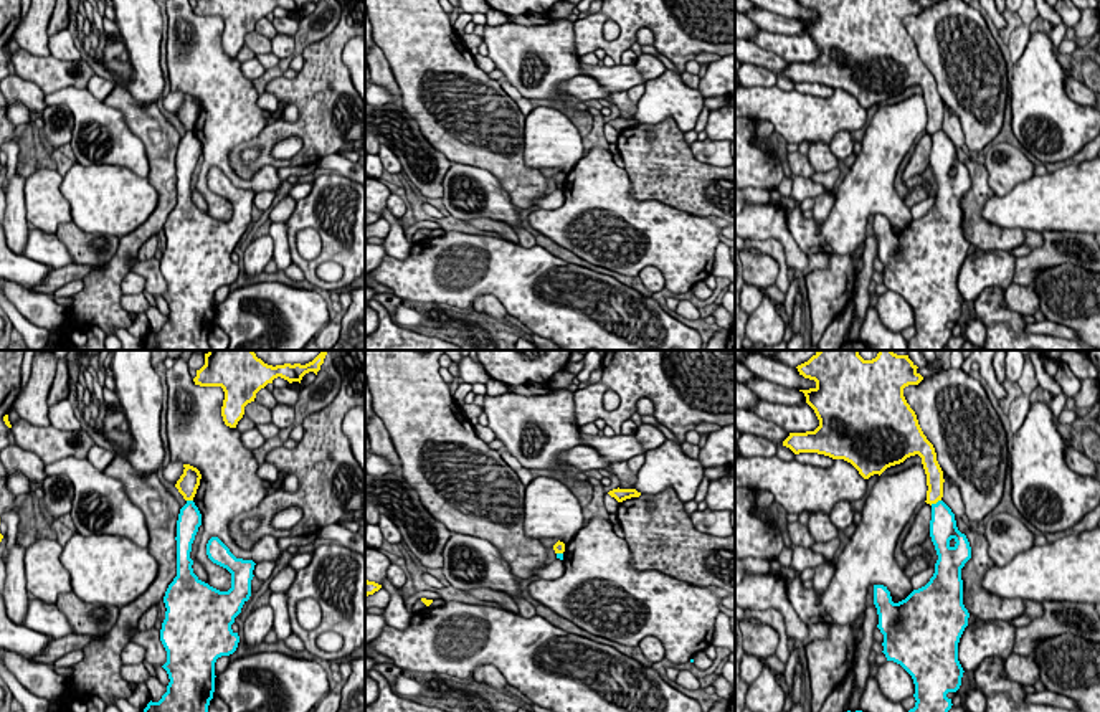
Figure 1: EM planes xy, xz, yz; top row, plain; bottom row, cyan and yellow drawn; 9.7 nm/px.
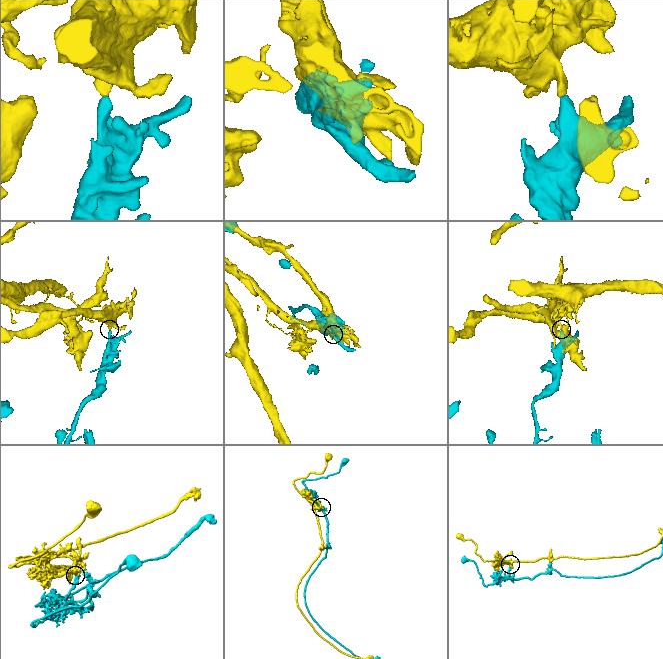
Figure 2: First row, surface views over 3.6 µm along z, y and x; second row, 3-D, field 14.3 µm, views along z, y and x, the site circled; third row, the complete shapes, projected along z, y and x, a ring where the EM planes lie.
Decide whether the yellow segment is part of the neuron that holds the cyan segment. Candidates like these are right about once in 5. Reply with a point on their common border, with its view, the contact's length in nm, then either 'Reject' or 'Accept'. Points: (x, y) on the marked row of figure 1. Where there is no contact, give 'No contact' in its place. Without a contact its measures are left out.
Touches cyan at yz (937, 503). Shared border 120 nm. Reject

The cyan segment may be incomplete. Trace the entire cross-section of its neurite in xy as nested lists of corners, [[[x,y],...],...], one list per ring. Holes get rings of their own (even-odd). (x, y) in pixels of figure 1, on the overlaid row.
[[[187,501],[177,520],[177,577],[164,596],[167,611],[160,629],[167,651],[162,667],[170,682],[162,699],[150,700],[144,712],[208,712],[215,692],[215,662],[233,654],[239,643],[231,624],[251,596],[256,563],[236,558],[218,537],[211,537],[206,555],[231,573],[231,588],[220,591],[202,581],[190,558],[200,525],[198,507]]]

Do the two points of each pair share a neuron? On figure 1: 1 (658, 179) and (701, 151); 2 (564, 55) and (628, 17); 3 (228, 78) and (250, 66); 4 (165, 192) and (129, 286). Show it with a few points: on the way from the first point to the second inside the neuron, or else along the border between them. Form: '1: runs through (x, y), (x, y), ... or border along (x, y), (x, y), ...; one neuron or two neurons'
1: border along (689, 147), (699, 161), (717, 167); two neurons
2: border along (572, 23), (578, 56); two neurons
3: border along (235, 58), (240, 63), (241, 73), (251, 81); two neurons
4: border along (129, 271), (121, 283), (123, 294); two neurons

